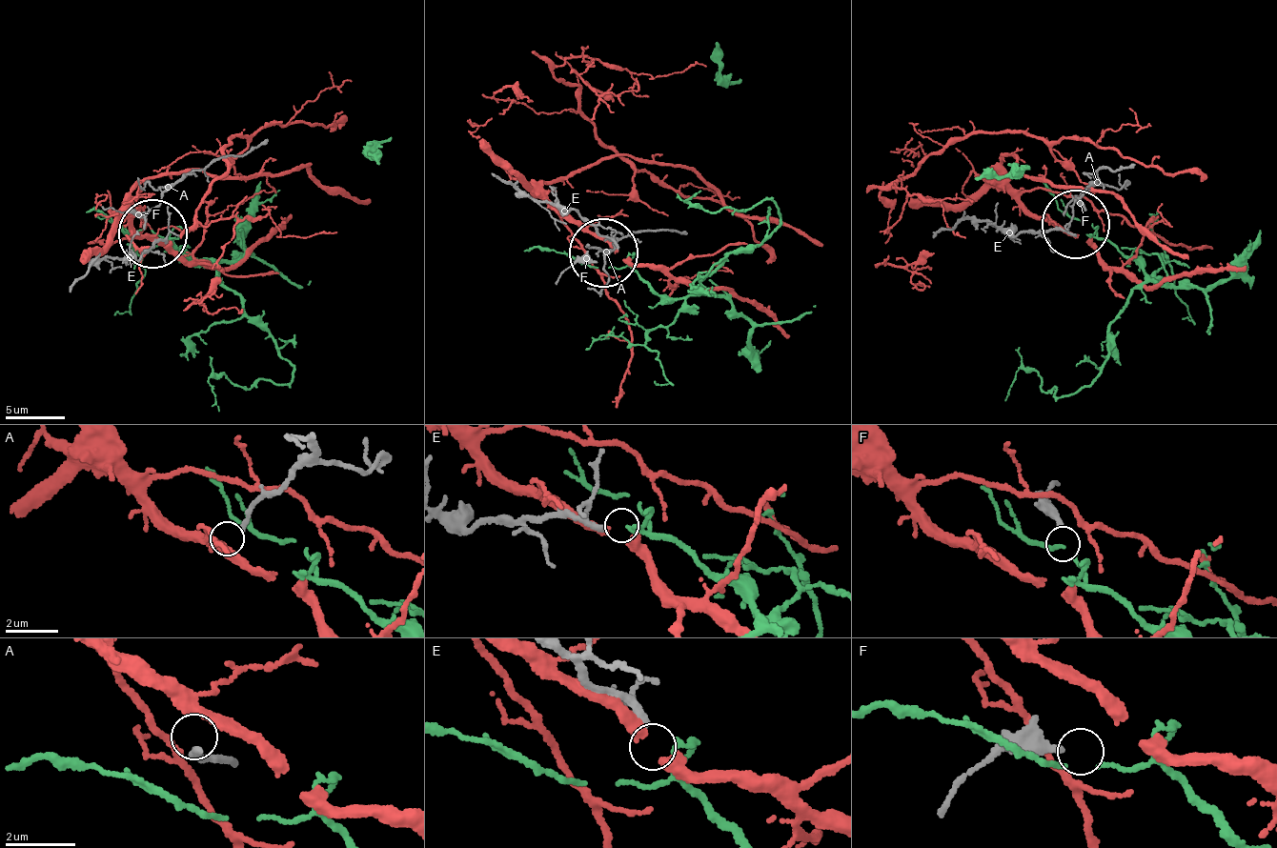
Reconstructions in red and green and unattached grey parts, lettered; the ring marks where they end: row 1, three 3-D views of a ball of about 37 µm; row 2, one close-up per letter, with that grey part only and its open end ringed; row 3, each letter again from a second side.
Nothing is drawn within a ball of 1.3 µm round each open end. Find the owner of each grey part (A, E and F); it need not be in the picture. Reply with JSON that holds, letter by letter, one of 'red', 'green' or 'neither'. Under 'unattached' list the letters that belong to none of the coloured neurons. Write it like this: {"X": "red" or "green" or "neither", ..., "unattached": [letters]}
{"A": "neither", "E": "green", "F": "neither", "unattached": ["A", "F"]}

